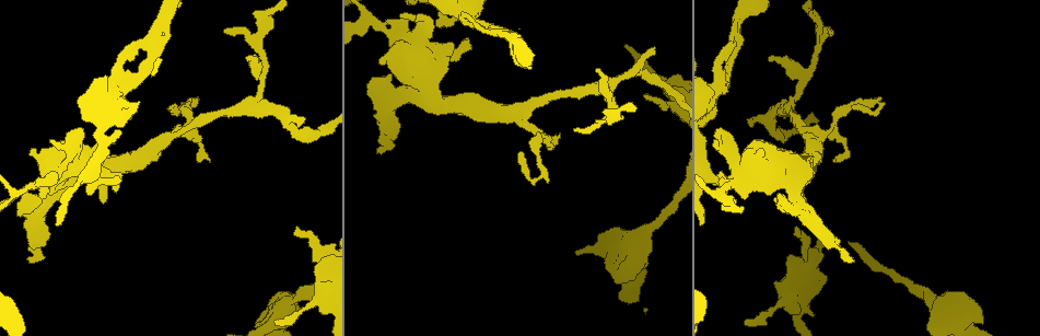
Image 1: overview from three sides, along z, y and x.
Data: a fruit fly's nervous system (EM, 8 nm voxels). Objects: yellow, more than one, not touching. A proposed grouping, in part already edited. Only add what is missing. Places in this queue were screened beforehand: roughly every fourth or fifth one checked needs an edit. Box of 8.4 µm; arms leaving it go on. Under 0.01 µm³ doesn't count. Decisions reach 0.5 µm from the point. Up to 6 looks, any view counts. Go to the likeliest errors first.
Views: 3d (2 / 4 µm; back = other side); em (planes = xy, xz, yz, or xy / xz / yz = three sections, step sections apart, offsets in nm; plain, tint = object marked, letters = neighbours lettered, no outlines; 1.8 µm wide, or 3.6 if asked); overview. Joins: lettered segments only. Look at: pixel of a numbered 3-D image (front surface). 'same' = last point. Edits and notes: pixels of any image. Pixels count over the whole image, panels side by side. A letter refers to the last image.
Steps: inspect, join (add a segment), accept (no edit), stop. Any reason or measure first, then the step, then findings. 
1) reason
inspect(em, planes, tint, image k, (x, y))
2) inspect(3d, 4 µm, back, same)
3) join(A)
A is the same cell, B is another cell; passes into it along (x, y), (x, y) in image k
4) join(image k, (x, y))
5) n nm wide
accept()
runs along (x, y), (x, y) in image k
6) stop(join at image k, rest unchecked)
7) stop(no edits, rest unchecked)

free end
inspect(em, yz, step 8, letters, image 1, (796, 227))

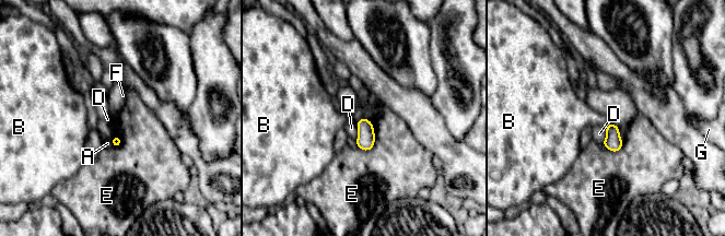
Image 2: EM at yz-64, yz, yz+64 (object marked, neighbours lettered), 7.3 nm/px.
inspect(em, planes, letters, same)

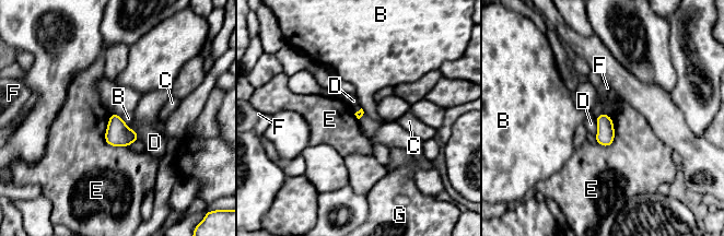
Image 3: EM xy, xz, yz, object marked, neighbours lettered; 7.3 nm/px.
accept()
B, C, D, E, F and G are other cells; none of them fits

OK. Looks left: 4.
closes a loop
inspect(3d, 2 µm, back, image 1, (449, 57))

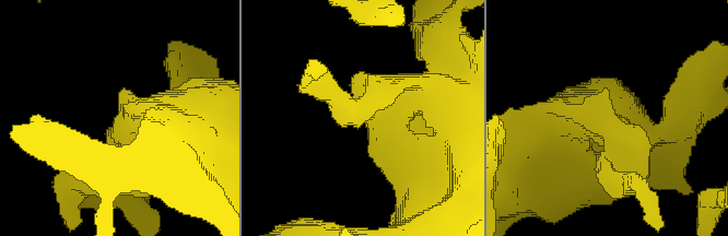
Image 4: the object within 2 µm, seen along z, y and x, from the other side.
shape alone is not enough
inspect(em, planes, tint, image 4, (121, 112))

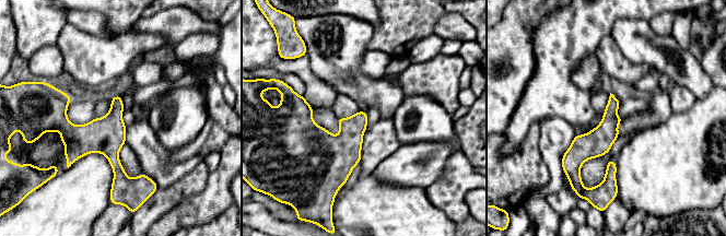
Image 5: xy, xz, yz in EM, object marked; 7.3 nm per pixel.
see the neighbours
inspect(em, planes, letters, same)

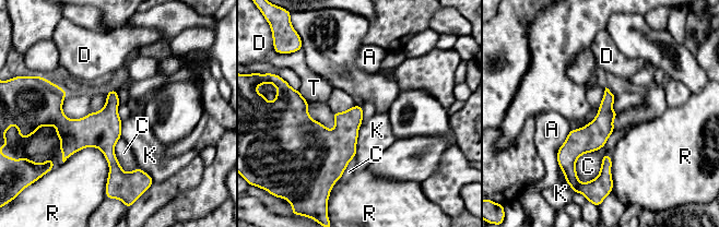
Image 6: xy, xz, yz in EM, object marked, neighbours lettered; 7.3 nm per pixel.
accept()
A, C, D, K, R and T are other cells; none of them fits

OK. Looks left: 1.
stop(no edits, rest unchecked)

